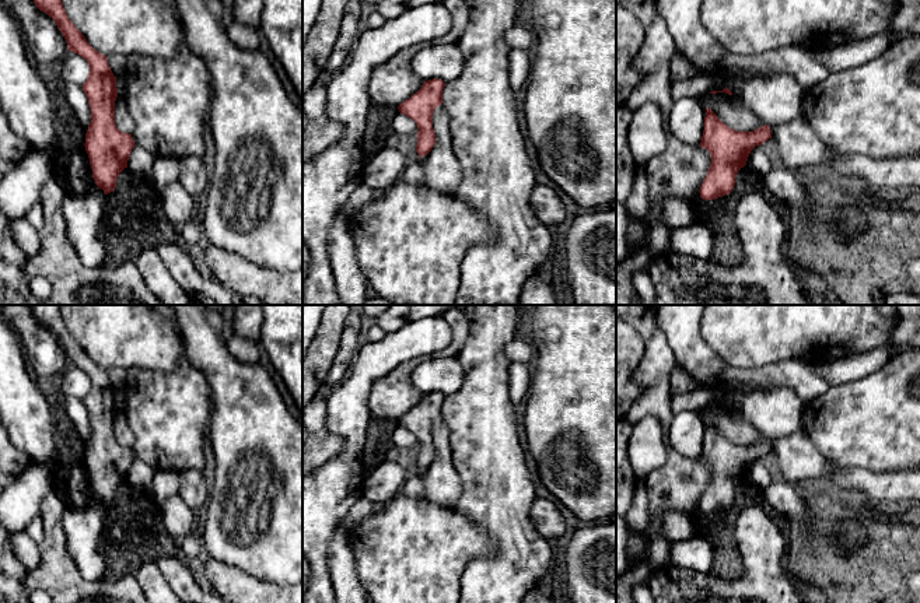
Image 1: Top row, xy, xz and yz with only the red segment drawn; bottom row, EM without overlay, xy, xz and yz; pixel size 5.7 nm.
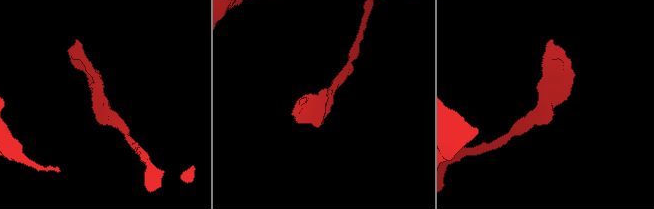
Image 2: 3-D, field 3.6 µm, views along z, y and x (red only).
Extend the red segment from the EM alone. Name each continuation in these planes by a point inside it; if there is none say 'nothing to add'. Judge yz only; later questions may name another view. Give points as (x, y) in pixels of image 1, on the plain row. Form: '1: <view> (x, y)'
nothing to add

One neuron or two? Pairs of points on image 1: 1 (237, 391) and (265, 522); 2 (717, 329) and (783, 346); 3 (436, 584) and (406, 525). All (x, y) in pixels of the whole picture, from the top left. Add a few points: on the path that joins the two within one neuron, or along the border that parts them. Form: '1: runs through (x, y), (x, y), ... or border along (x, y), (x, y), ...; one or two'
1: runs through (249, 423), (251, 431), (265, 456), (265, 490); one
2: runs through (734, 329), (766, 329); one
3: runs through (422, 570), (409, 557), (406, 539); one

